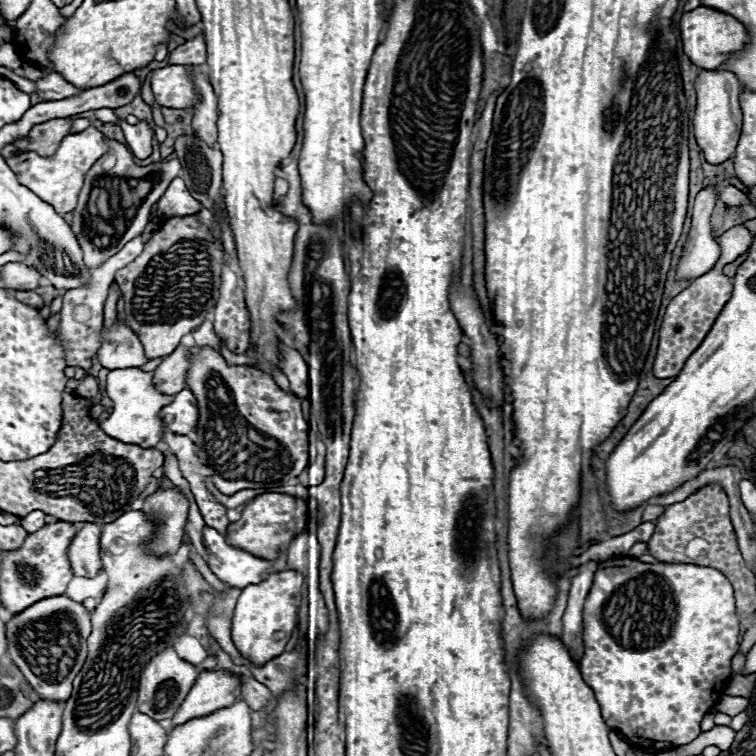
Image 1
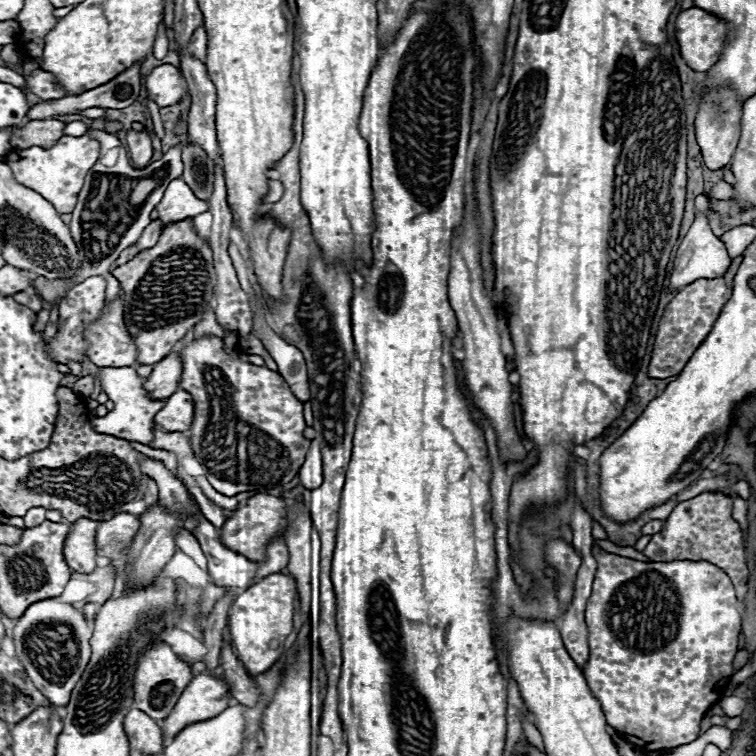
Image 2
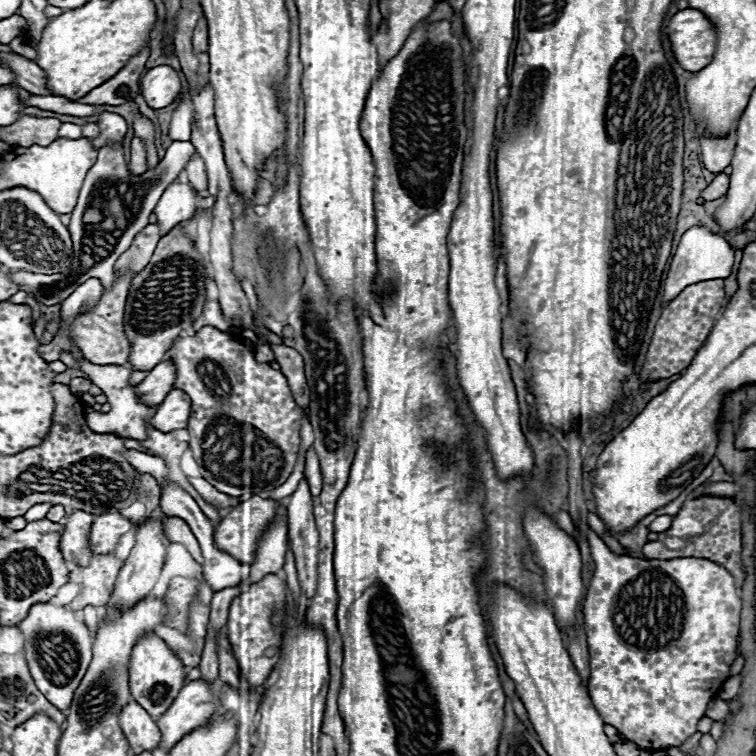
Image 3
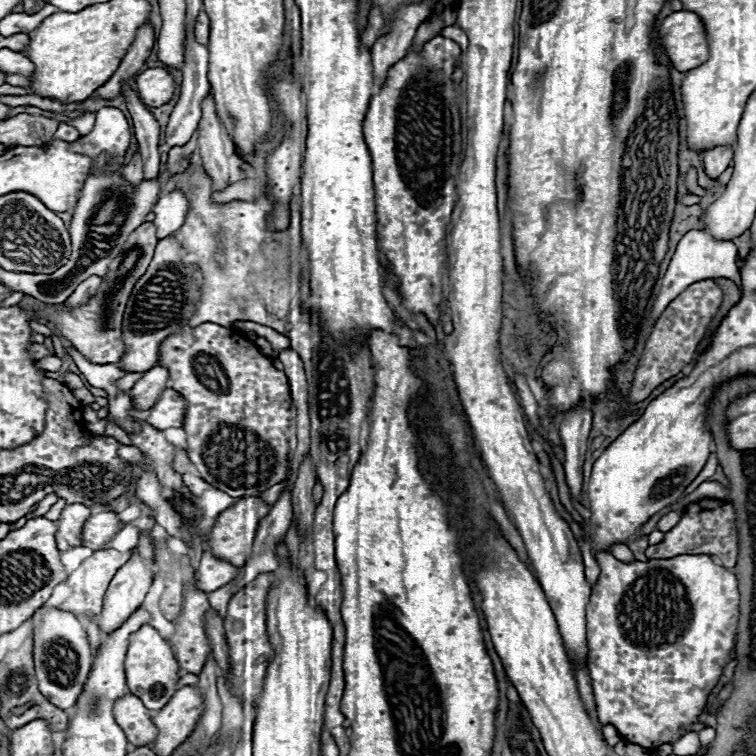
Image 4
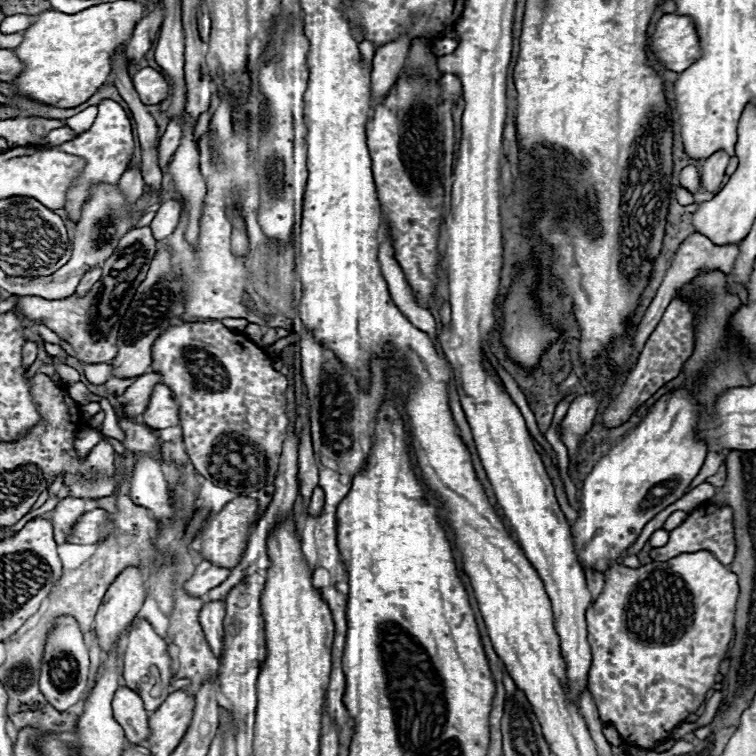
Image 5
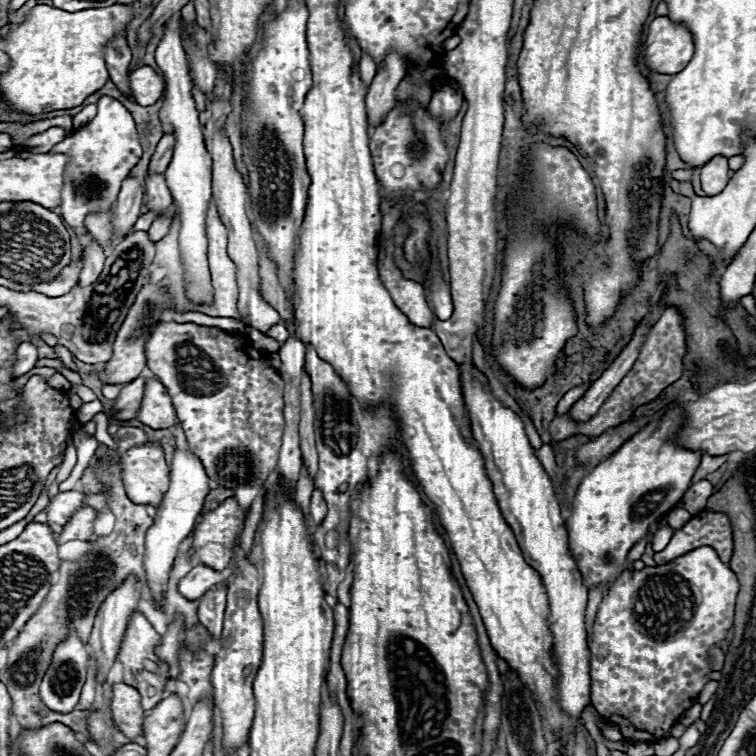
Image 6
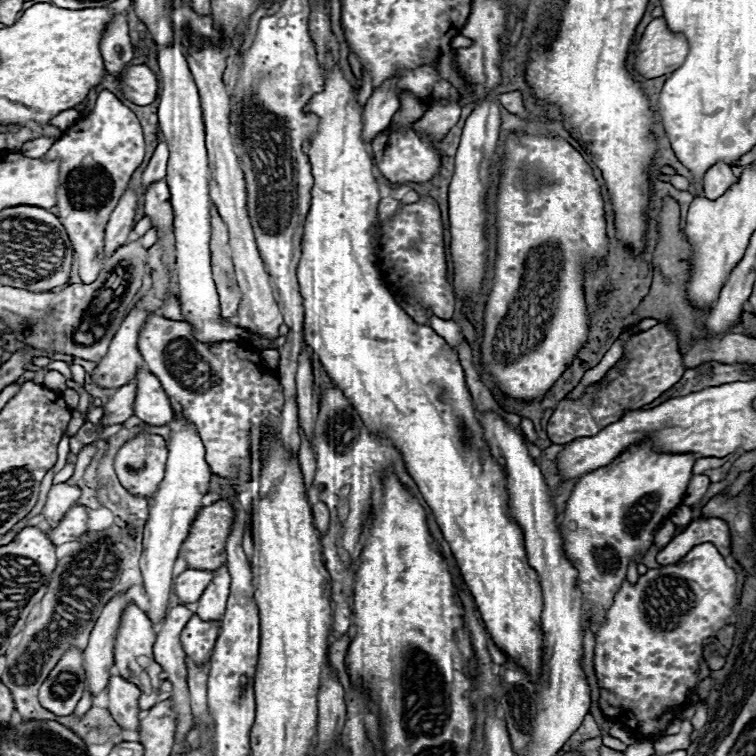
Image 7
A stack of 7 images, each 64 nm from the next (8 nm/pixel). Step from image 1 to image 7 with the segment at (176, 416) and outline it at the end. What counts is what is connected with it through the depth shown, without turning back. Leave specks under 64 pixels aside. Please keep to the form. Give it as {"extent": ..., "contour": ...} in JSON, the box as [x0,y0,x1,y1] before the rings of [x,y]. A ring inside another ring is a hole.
{"extent":[134,368,174,426],"contour":[[[140,368],[134,376],[136,380],[136,398],[134,398],[134,416],[144,420],[152,426],[162,426],[172,422],[174,408],[170,406],[170,400],[156,376],[152,372]]]}

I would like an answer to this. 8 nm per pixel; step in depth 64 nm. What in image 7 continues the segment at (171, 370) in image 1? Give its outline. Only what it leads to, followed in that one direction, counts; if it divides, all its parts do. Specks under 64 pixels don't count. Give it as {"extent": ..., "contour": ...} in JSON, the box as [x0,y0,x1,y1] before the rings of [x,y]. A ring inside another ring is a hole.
{"extent":[100,382,136,426],"contour":[[[130,382],[126,386],[120,386],[114,396],[102,406],[104,416],[100,420],[100,426],[114,426],[124,424],[132,416],[132,400],[136,396],[136,382]]]}

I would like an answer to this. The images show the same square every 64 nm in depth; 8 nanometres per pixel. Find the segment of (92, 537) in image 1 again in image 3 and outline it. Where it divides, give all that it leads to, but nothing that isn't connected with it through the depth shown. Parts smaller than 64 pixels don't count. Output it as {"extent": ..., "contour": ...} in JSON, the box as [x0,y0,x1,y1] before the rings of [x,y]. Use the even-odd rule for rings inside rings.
{"extent":[60,510,94,566],"contour":[[[74,510],[66,516],[64,532],[60,536],[60,550],[66,560],[76,560],[80,566],[88,564],[90,554],[80,556],[88,552],[88,524],[92,524],[94,516],[84,510]]]}

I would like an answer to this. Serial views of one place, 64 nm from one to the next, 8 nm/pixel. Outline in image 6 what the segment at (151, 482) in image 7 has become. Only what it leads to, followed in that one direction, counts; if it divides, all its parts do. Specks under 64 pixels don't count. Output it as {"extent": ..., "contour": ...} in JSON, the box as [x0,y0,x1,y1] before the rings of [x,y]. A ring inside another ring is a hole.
{"extent":[120,442,168,506],"contour":[[[160,442],[128,448],[120,456],[126,494],[136,504],[158,506],[168,488],[168,464]]]}

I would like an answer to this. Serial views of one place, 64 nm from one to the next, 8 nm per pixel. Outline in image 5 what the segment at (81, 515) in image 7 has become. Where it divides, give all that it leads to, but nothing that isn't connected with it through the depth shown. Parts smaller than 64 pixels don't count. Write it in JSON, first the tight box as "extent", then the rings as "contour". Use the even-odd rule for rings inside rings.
{"extent":[66,508,108,544],"contour":[[[100,508],[88,510],[72,526],[72,532],[68,534],[66,540],[74,542],[74,544],[98,544],[102,540],[102,536],[98,534],[98,526],[106,520],[108,520],[108,514],[104,510],[100,510]]]}

